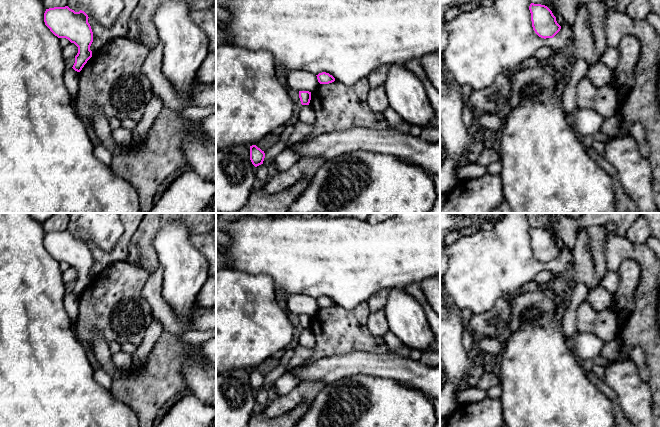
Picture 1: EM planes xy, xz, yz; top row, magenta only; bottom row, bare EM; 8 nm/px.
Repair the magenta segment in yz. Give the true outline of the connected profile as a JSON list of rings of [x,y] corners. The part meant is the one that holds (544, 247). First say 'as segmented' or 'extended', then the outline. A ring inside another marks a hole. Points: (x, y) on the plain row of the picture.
as segmented; [[[531,227],[532,251],[535,257],[541,262],[553,262],[561,253],[552,235],[545,229]]]

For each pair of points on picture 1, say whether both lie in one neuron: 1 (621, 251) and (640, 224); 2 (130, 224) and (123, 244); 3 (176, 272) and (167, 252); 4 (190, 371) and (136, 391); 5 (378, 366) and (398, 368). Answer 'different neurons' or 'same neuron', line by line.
1: different neurons
2: same neuron
3: same neuron
4: different neurons
5: same neuron

